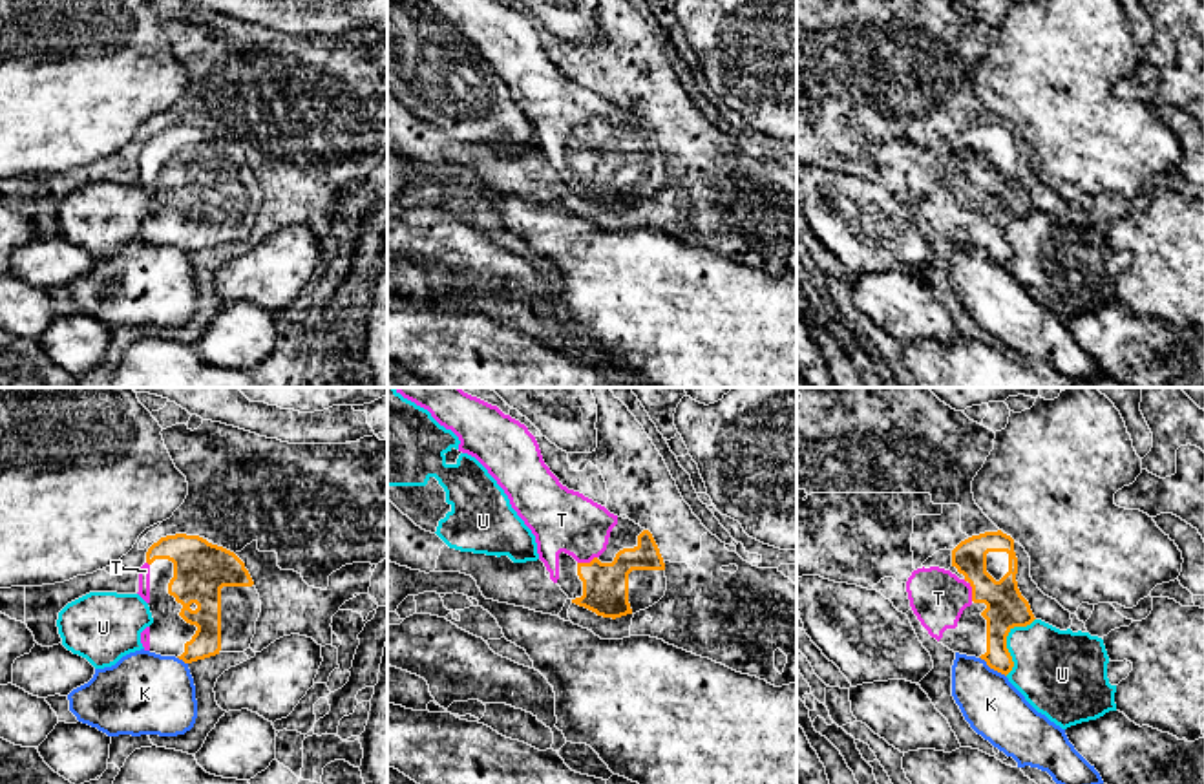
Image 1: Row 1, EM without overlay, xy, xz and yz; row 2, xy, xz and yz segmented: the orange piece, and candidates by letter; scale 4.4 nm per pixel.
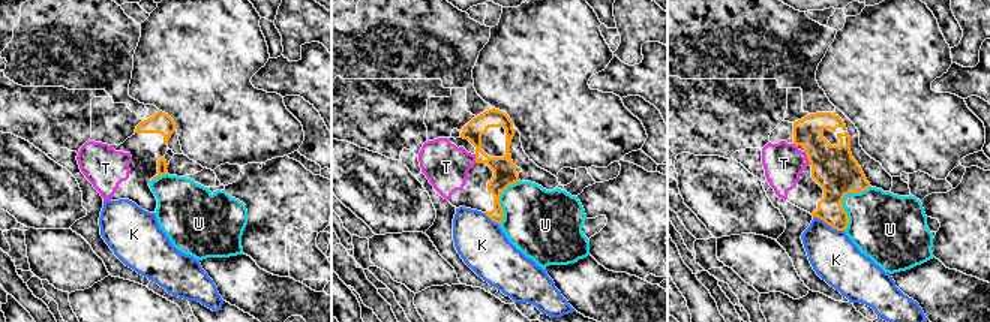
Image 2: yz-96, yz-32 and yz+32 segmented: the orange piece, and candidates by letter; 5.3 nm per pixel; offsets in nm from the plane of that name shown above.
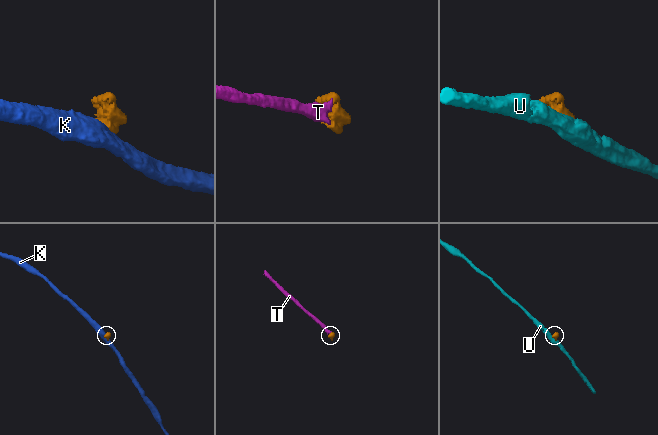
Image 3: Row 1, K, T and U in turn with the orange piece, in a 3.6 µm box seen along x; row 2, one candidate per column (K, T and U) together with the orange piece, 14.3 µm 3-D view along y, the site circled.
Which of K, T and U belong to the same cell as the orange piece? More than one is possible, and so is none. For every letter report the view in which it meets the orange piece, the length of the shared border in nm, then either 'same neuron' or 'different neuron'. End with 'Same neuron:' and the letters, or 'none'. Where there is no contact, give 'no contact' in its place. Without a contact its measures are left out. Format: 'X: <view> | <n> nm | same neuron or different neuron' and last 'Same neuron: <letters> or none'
K: yz | 150 nm | different neuron
T: xz | 90 nm | same neuron
U: yz | 280 nm | different neuron
Same neuron: T

